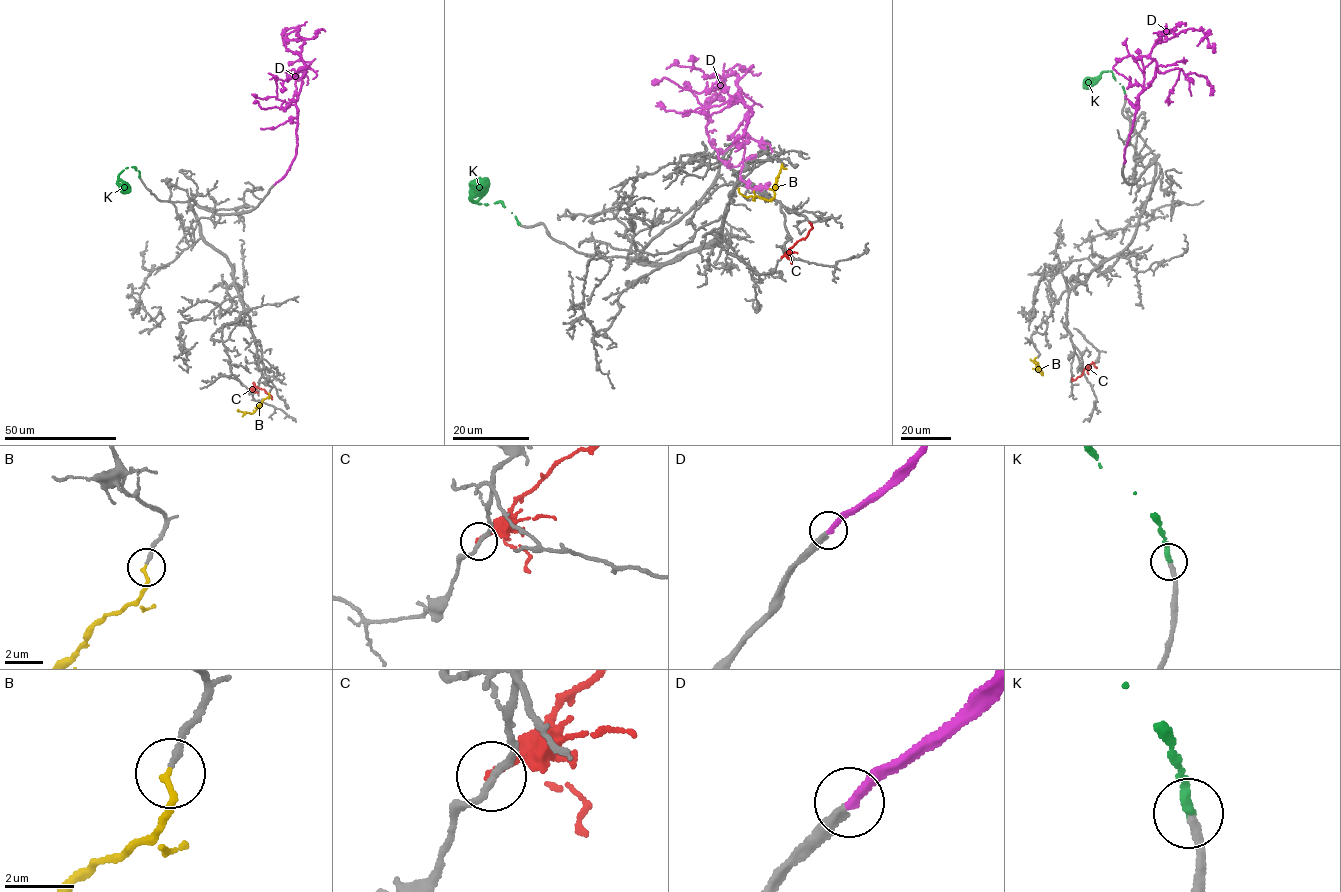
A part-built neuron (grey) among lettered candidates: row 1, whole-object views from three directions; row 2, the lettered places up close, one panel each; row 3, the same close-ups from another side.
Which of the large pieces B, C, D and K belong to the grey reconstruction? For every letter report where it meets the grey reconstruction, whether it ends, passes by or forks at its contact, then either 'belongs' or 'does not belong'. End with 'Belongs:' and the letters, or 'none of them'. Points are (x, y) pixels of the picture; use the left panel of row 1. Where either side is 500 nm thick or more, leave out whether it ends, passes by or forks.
B: (269, 393) | it ends | belongs
C: (249, 389) | it ends | does not belong
D: (274, 184) | it ends | belongs
K: (139, 177) | it ends | does not belong
Belongs: B, D

